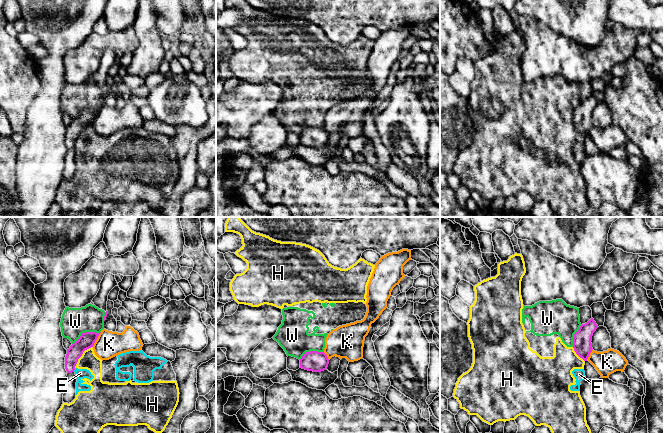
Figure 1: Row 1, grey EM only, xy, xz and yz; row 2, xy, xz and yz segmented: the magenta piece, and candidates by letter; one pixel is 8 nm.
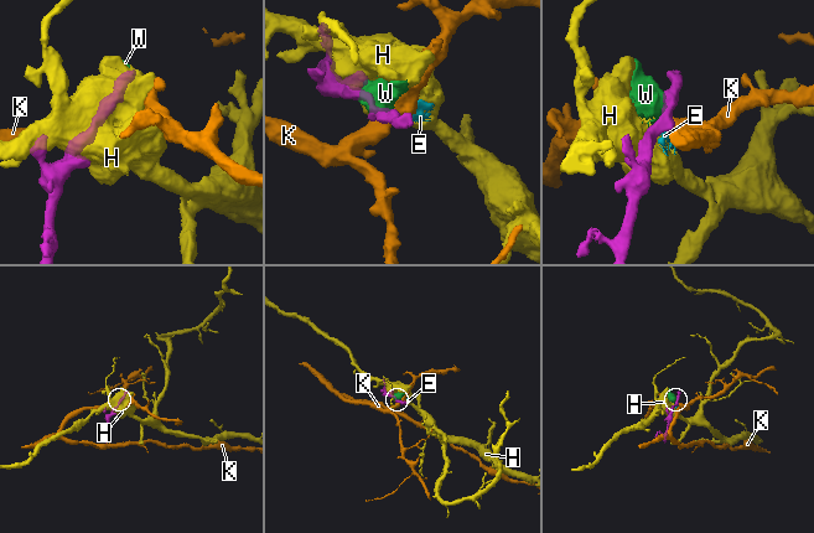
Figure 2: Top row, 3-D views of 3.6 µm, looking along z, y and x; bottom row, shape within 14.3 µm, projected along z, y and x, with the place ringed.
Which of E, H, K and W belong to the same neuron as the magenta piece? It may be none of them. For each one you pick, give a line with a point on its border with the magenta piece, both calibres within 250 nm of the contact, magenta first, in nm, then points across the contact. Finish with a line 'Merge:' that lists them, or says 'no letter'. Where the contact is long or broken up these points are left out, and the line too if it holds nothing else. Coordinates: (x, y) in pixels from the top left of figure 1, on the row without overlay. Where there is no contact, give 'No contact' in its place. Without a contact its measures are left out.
Merge: no letter

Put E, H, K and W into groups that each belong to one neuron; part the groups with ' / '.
E H W / K

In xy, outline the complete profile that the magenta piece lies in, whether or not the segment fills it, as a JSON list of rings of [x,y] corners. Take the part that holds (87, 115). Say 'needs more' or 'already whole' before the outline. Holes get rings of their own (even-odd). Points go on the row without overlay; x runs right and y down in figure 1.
already whole | [[[96,108],[82,109],[80,114],[73,119],[69,125],[67,125],[67,130],[65,133],[65,145],[67,150],[74,148],[78,135],[82,132],[85,126],[93,123],[99,110],[100,109]]]

